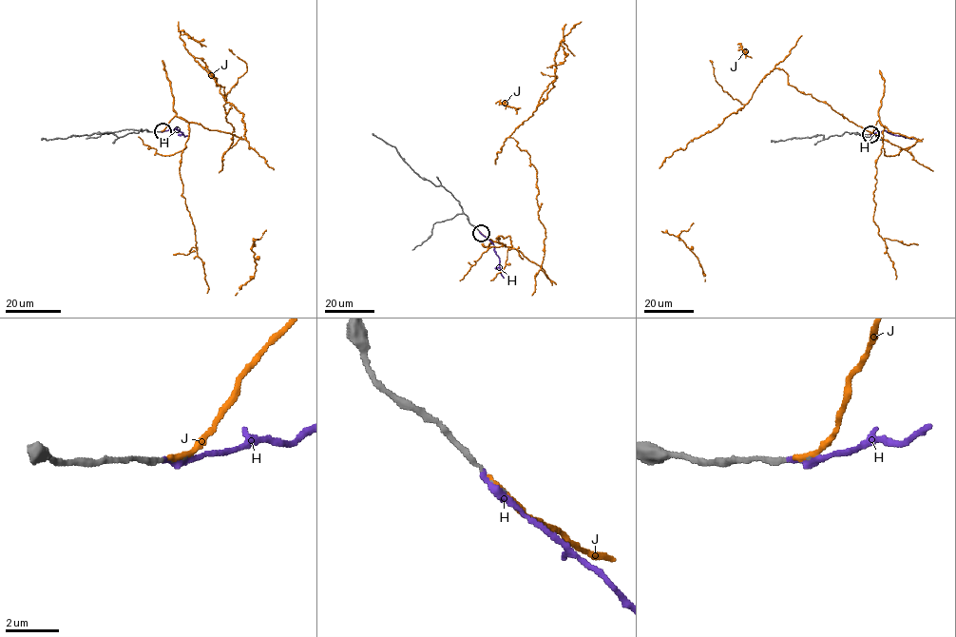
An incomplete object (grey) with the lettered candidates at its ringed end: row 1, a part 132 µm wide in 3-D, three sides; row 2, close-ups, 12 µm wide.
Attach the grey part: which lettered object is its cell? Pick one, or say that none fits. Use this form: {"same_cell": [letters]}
{"same_cell": ["J"]}

